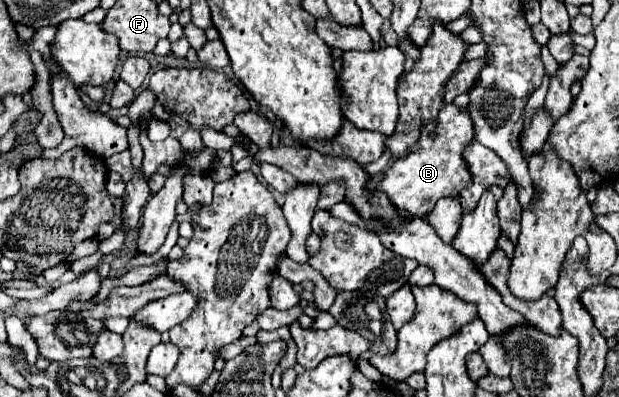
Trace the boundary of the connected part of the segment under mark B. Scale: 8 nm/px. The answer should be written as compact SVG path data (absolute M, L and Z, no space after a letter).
M445 105L437 117L437 135L431 137L427 131L421 131L417 147L413 147L409 155L393 161L377 191L387 193L397 209L425 217L441 197L457 197L471 185L471 171L467 169L467 161L463 161L463 149L467 149L473 139L473 121L467 107Z

